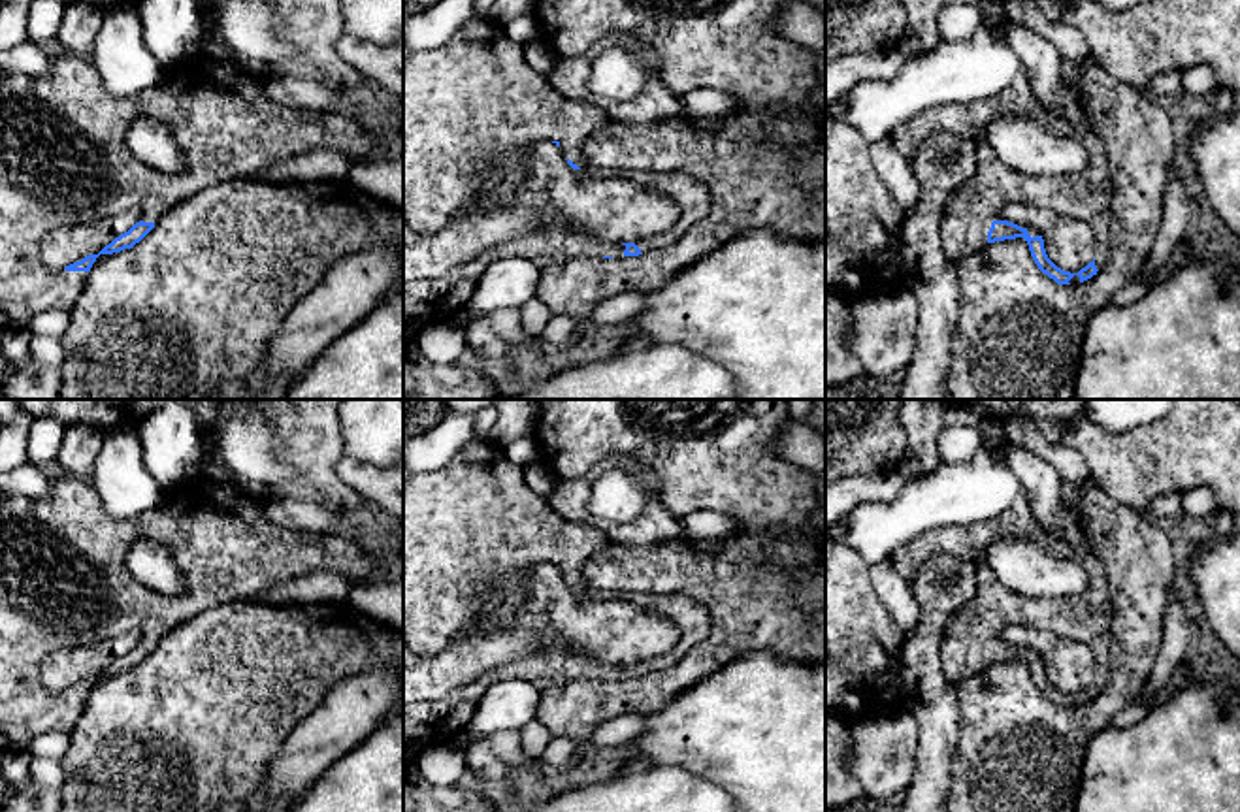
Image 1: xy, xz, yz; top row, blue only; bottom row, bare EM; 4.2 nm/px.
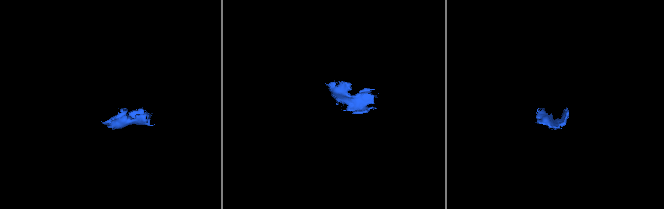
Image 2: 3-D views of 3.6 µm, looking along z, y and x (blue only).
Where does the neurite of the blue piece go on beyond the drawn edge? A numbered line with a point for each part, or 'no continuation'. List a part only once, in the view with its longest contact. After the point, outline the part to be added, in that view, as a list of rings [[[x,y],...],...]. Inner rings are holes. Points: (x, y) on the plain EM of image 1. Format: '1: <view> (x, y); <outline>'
1: yz (973, 628); [[[1020,494],[1010,509],[987,522],[959,528],[929,529],[901,544],[891,563],[910,580],[927,561],[938,556],[969,560],[976,567],[976,593],[959,607],[944,627],[942,661],[952,684],[987,669],[987,654],[1010,625],[1031,625],[1087,644],[1095,656],[1095,688],[1106,684],[1110,665],[1112,599],[1102,563],[1085,548],[1072,548],[1048,533],[1033,516],[1029,499]],[[1001,539],[1023,539],[1078,561],[1087,573],[1087,588],[1065,599],[1027,597],[1004,588],[984,563],[987,548]]]

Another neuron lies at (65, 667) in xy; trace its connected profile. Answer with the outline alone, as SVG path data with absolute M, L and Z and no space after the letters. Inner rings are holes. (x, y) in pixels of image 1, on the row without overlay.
M128 631L94 644L60 648L41 663L41 684L51 691L64 691L89 676L98 676L139 642L141 633Z

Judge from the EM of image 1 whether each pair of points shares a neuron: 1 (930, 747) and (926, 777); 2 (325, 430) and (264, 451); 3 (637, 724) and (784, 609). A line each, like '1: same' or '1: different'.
1: same
2: different
3: different

